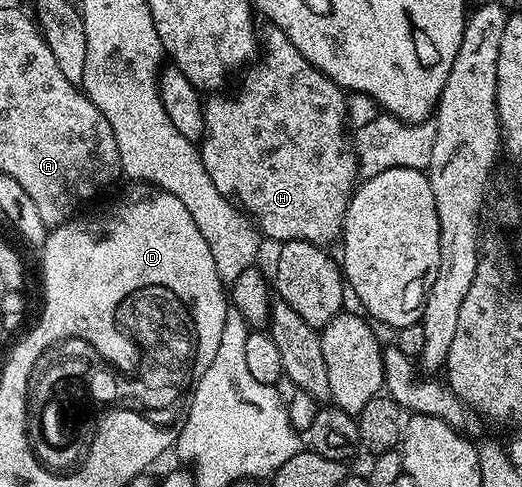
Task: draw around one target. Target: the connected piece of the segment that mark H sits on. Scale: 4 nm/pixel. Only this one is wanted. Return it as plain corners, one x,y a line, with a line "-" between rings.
271,26
268,31
268,34
264,33
261,38
261,57
254,64
246,67
239,91
236,94
229,95
228,98
225,96
226,93
219,92
206,99
203,115
205,116
207,132
204,134
201,143
203,163
213,180
213,184
217,184
217,192
221,192
229,199
234,199
250,215
264,239
272,238
275,244
305,240
311,242
314,246
327,248
330,247
330,242
338,243
340,241
347,205
351,203
351,195
355,193
357,179
360,177
359,160
355,157
352,143
349,141
347,127
348,95
342,86
337,85
333,80
329,80
329,76
325,76
313,64
309,64
309,60
305,60
305,56
301,56
301,52
297,52
297,48
293,48
289,36
285,36
285,32
281,32
281,28

